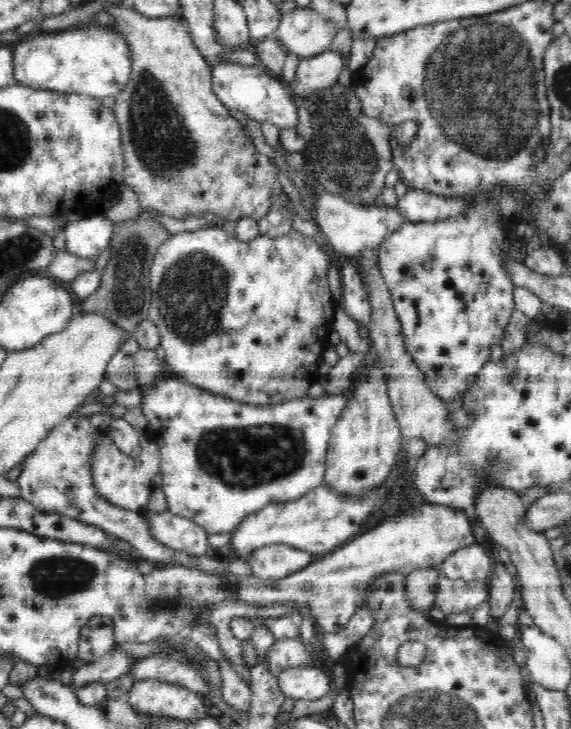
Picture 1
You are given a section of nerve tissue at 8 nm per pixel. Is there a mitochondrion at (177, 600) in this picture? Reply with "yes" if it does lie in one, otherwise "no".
yes

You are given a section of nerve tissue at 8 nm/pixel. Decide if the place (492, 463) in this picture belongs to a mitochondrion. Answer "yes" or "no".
yes

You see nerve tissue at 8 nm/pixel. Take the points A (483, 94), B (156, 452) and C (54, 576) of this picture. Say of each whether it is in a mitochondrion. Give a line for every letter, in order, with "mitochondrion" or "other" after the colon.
A: mitochondrion
B: other
C: mitochondrion

